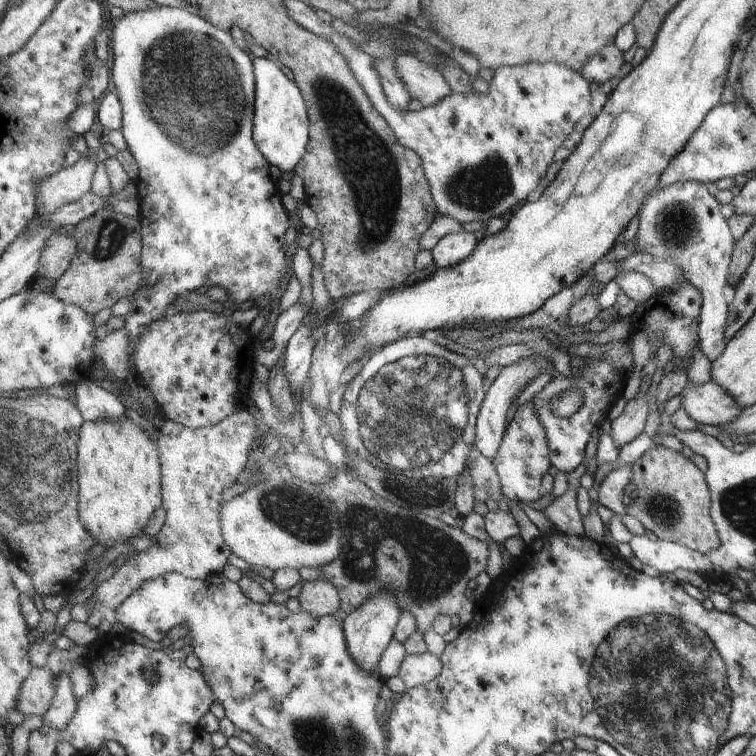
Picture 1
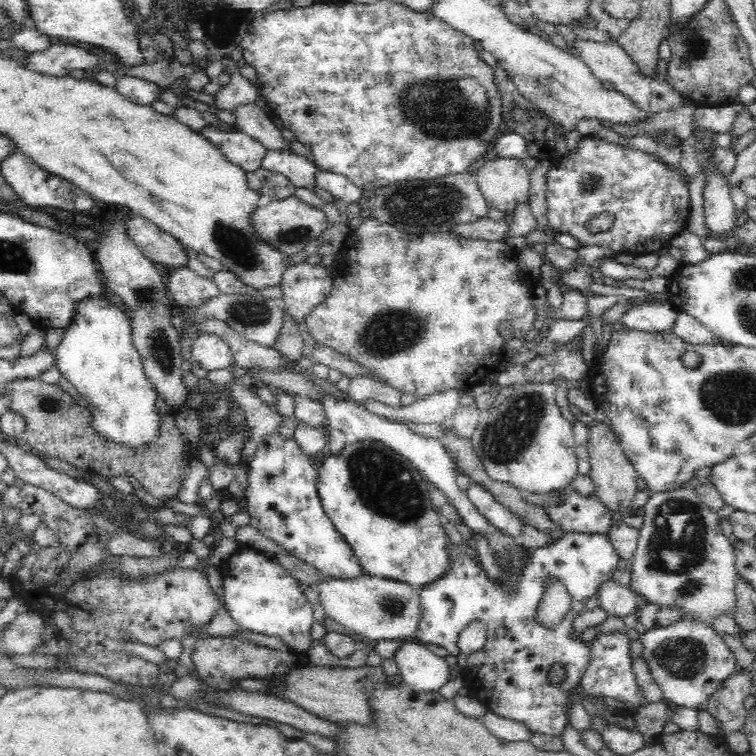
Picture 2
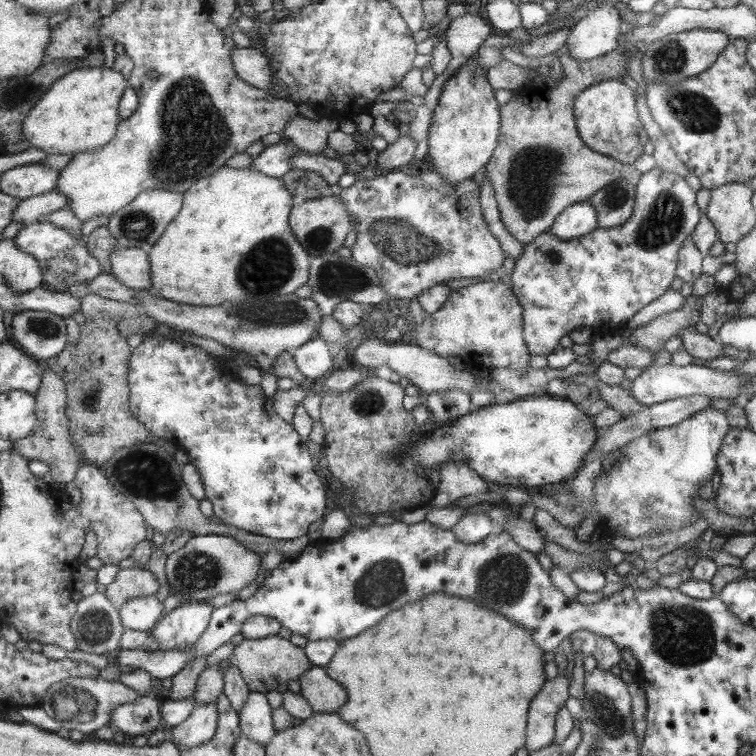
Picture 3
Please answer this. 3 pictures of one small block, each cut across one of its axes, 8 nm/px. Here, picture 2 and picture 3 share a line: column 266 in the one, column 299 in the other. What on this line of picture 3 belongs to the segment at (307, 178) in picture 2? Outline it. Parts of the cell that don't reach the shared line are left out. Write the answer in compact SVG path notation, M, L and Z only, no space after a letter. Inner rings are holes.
M305 152L297 154L295 158L291 158L291 166L295 170L311 170L311 172L317 172L321 174L331 186L339 182L339 178L345 174L345 172L351 172L355 170L353 164L345 158L327 158L327 156L309 156Z

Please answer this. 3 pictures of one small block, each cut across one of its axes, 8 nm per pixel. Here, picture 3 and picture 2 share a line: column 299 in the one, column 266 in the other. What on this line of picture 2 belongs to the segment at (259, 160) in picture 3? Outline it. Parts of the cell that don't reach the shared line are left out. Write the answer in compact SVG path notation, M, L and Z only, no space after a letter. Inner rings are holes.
M206 128L204 136L228 158L232 164L244 168L246 172L256 172L262 168L262 162L268 154L264 146L260 146L252 136L236 130L222 132L216 128Z

